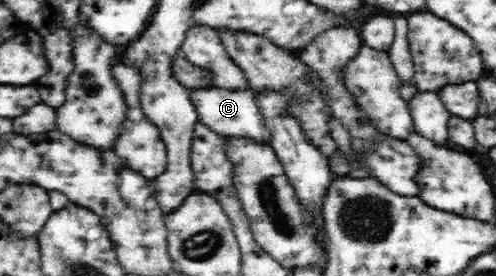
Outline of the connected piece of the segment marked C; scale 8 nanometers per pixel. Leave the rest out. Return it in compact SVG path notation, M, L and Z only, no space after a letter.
M211 86L205 89L193 90L193 101L198 112L198 118L215 132L235 139L257 141L257 143L263 145L270 144L272 132L270 126L266 125L268 118L258 105L258 98L259 93L249 86L243 88Z

